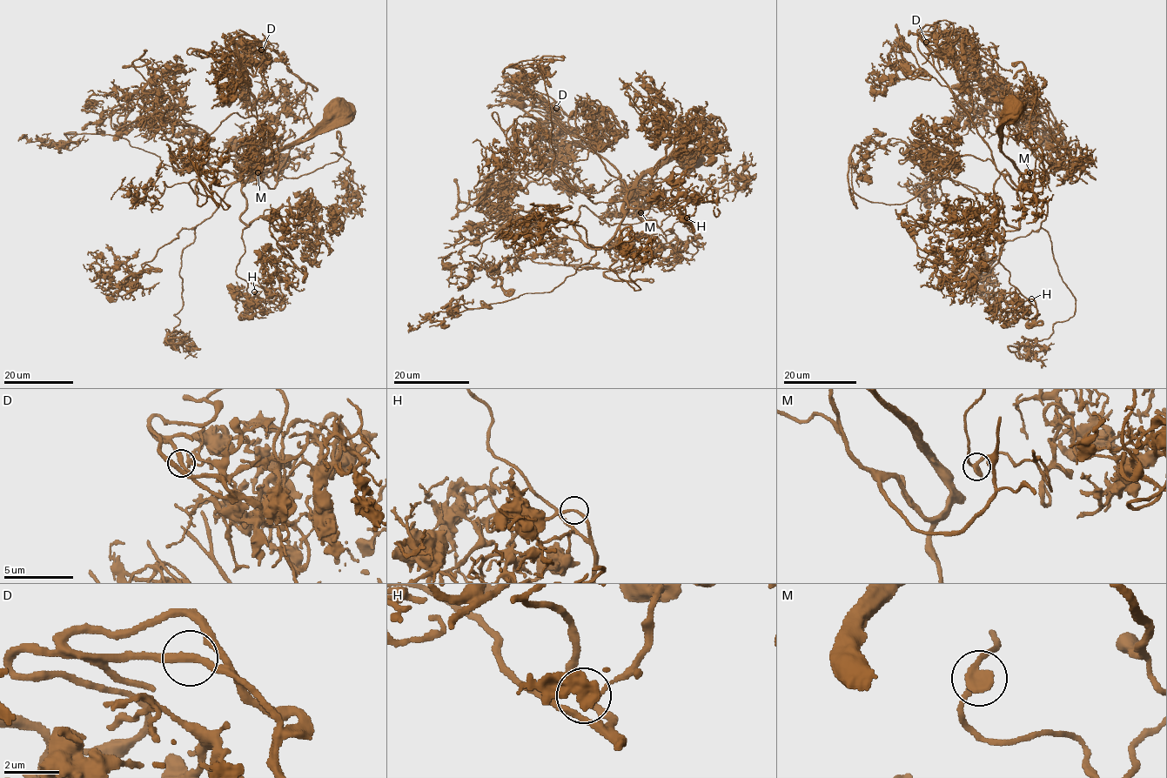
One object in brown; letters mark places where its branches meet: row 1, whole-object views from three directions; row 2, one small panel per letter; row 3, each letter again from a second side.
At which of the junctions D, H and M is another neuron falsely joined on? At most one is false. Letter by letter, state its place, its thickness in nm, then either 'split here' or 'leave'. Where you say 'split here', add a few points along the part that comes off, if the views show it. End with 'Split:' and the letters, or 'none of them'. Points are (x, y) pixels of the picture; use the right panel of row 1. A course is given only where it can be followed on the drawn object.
D: place (926, 42); calibre 320 nm; leave
H: place (1031, 298); calibre 200 nm; leave
M: place (1029, 172); calibre 340 nm; leave
Split: none of them

